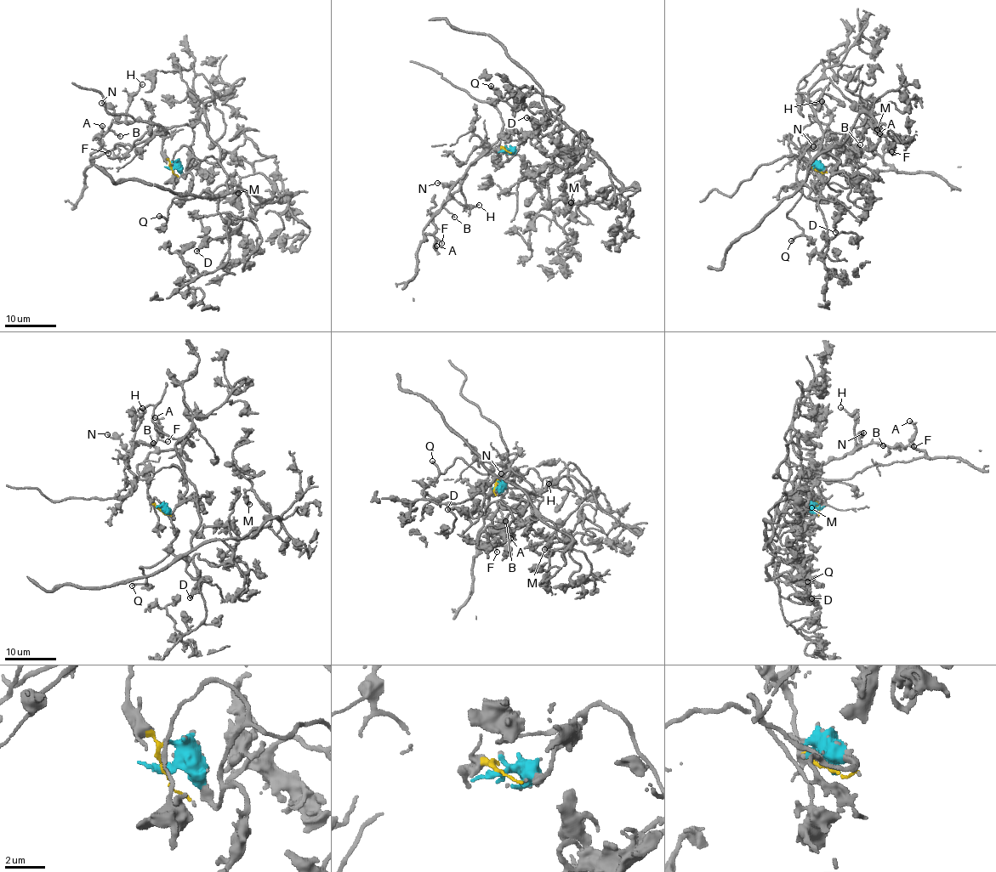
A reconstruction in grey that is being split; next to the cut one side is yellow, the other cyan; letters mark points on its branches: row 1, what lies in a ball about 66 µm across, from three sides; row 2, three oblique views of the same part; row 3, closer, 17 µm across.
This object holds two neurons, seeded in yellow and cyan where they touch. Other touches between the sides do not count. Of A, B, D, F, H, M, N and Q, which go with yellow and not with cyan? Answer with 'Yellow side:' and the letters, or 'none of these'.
Yellow side: A, B, F, H, N

